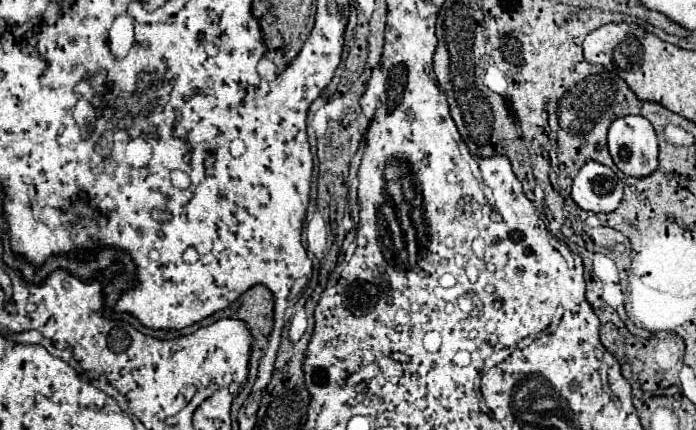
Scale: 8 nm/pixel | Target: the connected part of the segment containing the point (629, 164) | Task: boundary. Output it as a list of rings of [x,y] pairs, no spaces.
[[[644,116],[616,118],[608,128],[608,150],[626,176],[644,178],[658,166],[658,138]]]

